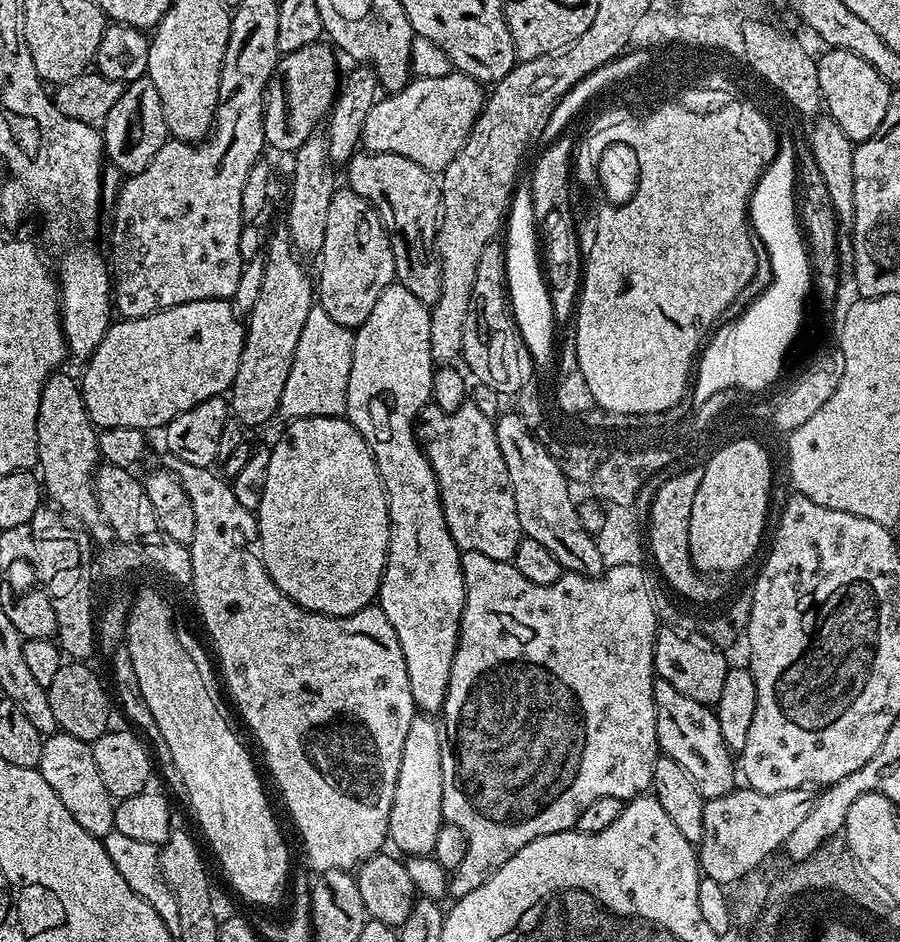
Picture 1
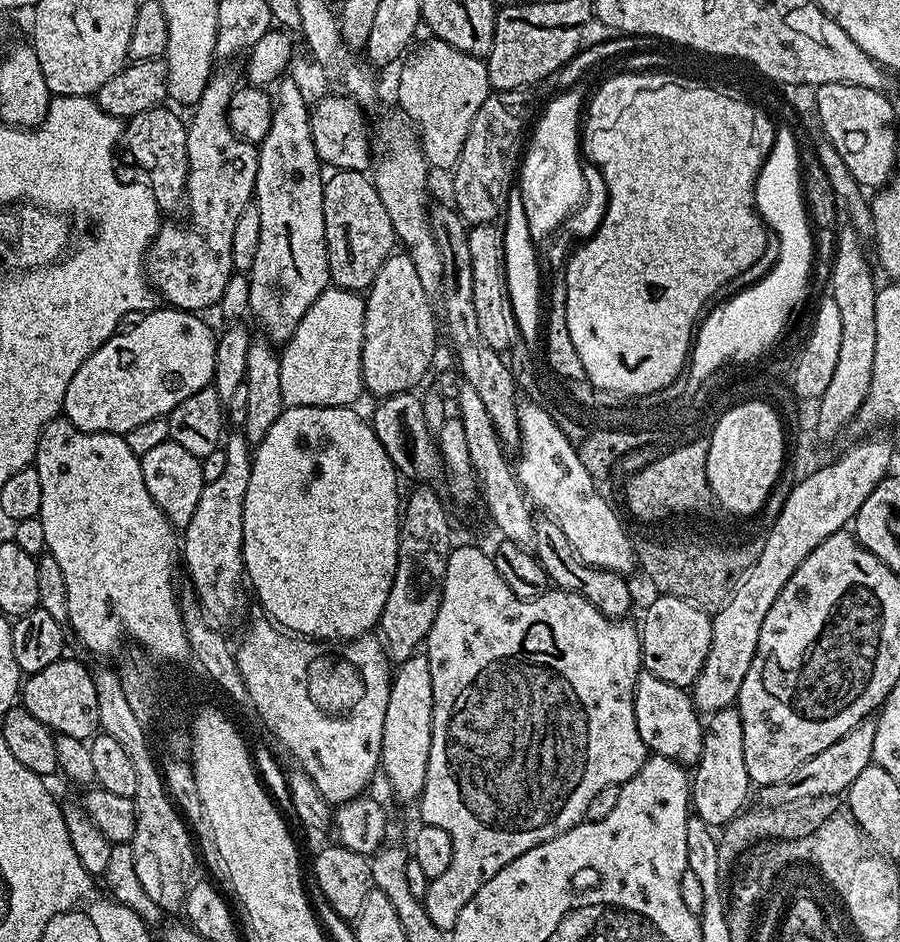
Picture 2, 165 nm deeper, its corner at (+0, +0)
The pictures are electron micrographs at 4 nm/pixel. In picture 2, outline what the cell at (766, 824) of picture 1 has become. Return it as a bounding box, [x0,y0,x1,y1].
[763,719,875,805]

